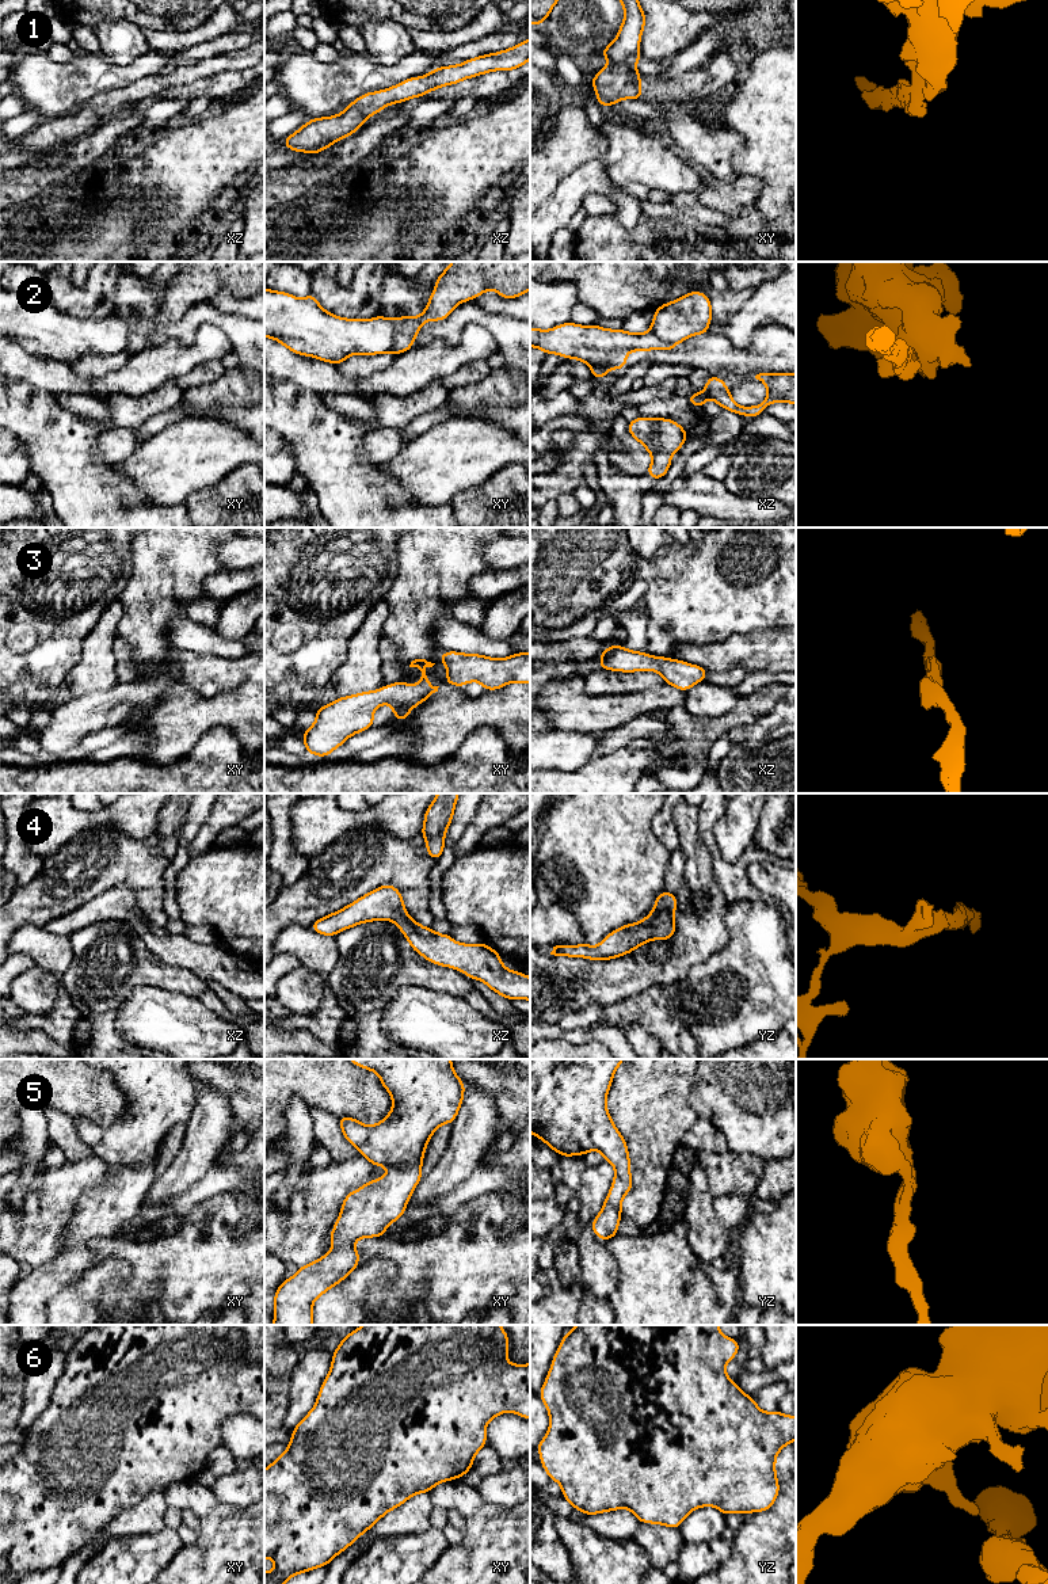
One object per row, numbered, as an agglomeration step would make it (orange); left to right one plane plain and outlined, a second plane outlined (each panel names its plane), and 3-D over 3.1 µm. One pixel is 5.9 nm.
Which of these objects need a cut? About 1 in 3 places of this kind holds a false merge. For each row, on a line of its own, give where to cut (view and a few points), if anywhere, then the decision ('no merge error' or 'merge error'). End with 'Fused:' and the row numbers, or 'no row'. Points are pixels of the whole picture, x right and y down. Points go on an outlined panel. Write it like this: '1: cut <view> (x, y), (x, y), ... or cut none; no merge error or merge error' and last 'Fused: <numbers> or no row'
1: cut xy (637, 49), (624, 60), (610, 63); merge error
2: cut xy (392, 320), (395, 326), (393, 351); merge error
3: cut none; no merge error
4: cut none; no merge error
5: cut none; no merge error
6: cut none; no merge error
Fused: 1, 2

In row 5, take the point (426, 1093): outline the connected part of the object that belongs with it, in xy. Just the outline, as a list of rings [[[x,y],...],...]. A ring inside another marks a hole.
[[[348,1059],[351,1063],[376,1071],[381,1080],[385,1090],[389,1092],[393,1107],[384,1120],[374,1126],[365,1126],[357,1119],[350,1116],[340,1116],[339,1124],[347,1142],[354,1145],[359,1154],[363,1155],[370,1164],[376,1166],[386,1166],[389,1173],[385,1177],[365,1183],[359,1189],[346,1195],[342,1203],[340,1215],[329,1233],[332,1248],[331,1250],[317,1259],[298,1268],[298,1272],[291,1278],[282,1282],[274,1295],[275,1317],[273,1325],[312,1325],[313,1322],[313,1302],[325,1291],[339,1284],[348,1276],[359,1263],[361,1254],[354,1248],[358,1238],[371,1238],[385,1235],[385,1230],[392,1222],[403,1216],[408,1200],[419,1184],[422,1173],[422,1162],[424,1158],[426,1146],[432,1136],[434,1131],[442,1124],[451,1124],[461,1108],[465,1085],[461,1078],[454,1073],[451,1059]]]

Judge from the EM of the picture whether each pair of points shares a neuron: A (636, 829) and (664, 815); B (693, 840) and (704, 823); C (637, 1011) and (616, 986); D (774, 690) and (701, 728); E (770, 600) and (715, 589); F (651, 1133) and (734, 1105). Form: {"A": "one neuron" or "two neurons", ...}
{"A": "two neurons", "B": "two neurons", "C": "two neurons", "D": "one neuron", "E": "one neuron", "F": "two neurons"}

